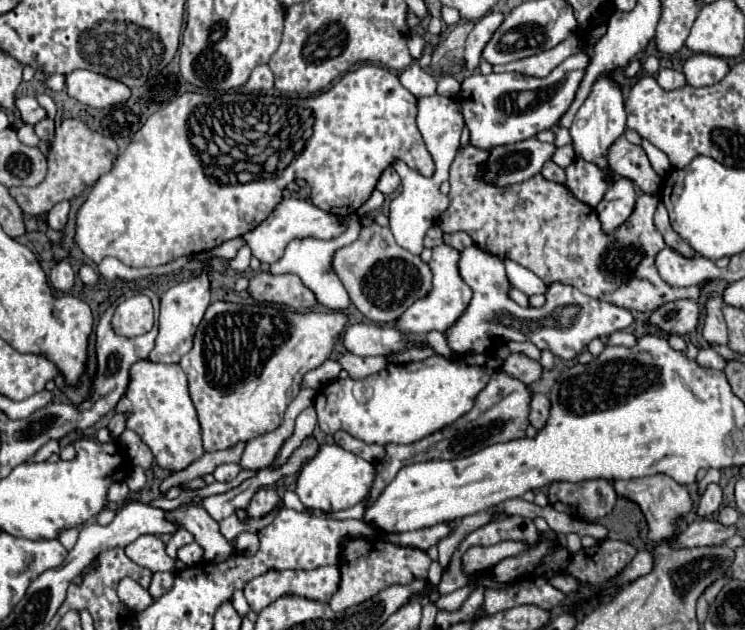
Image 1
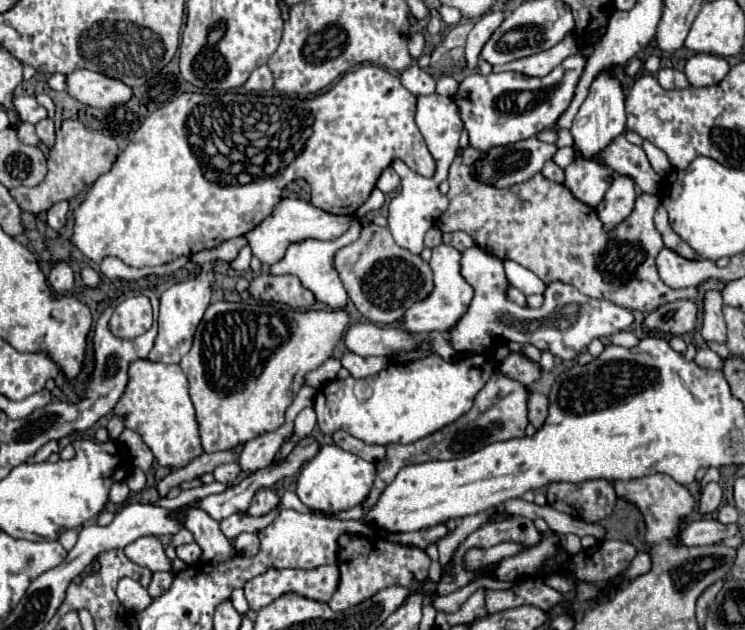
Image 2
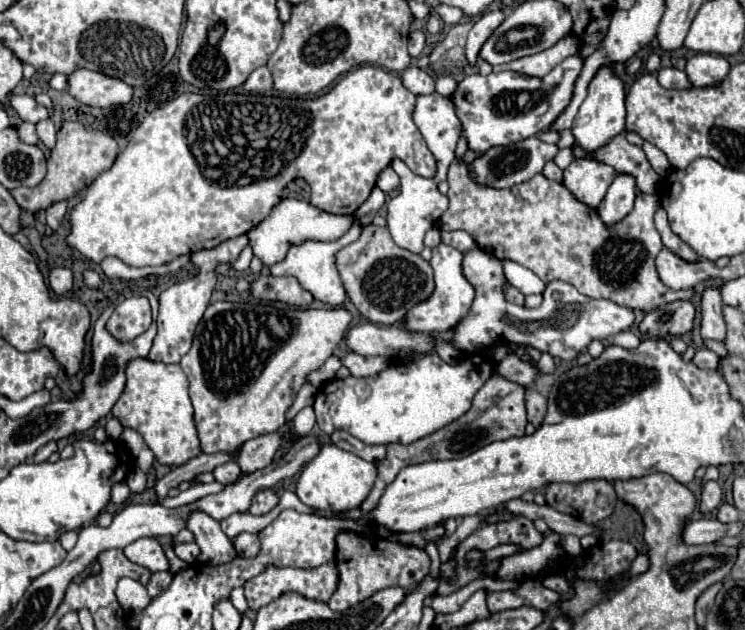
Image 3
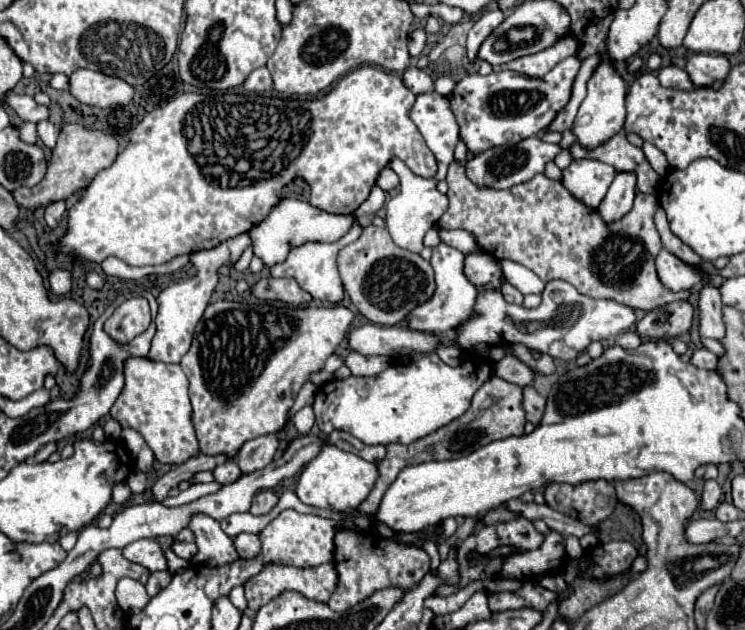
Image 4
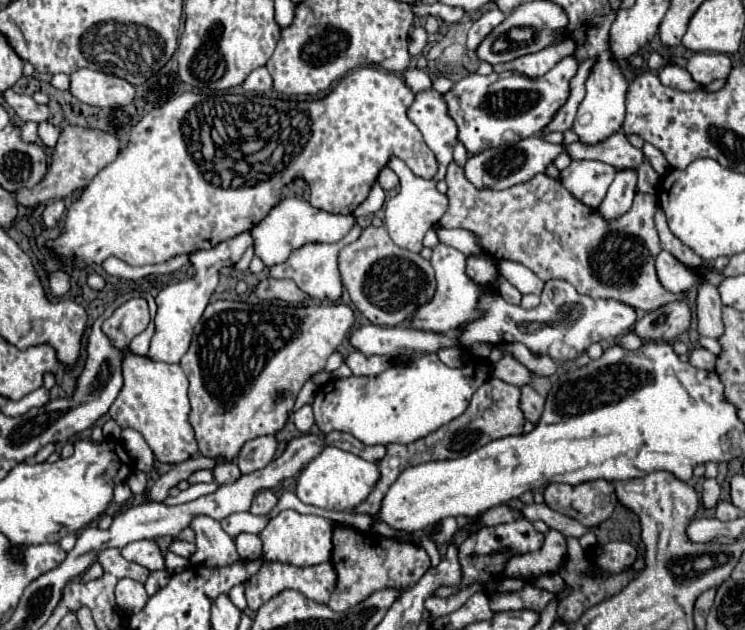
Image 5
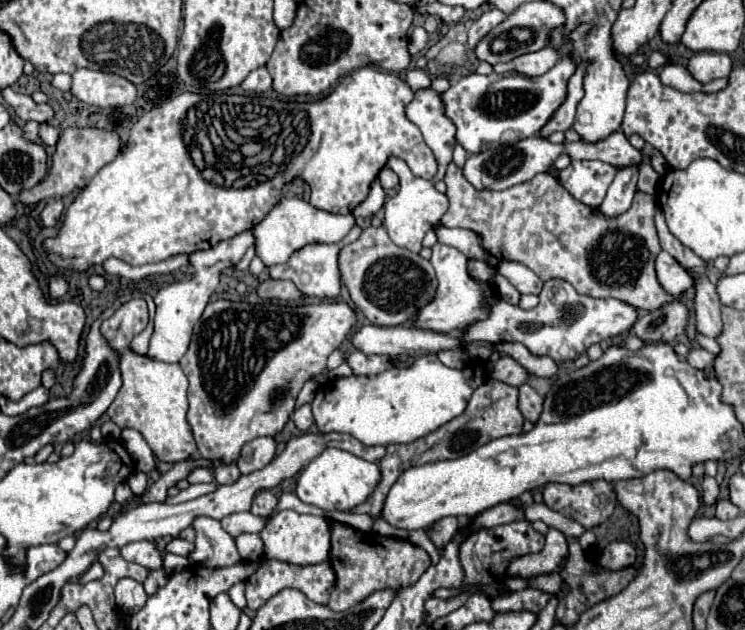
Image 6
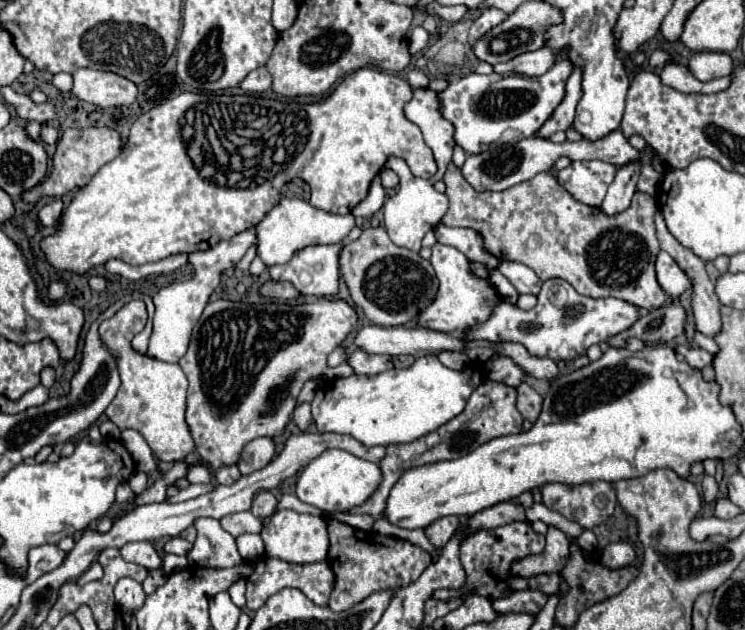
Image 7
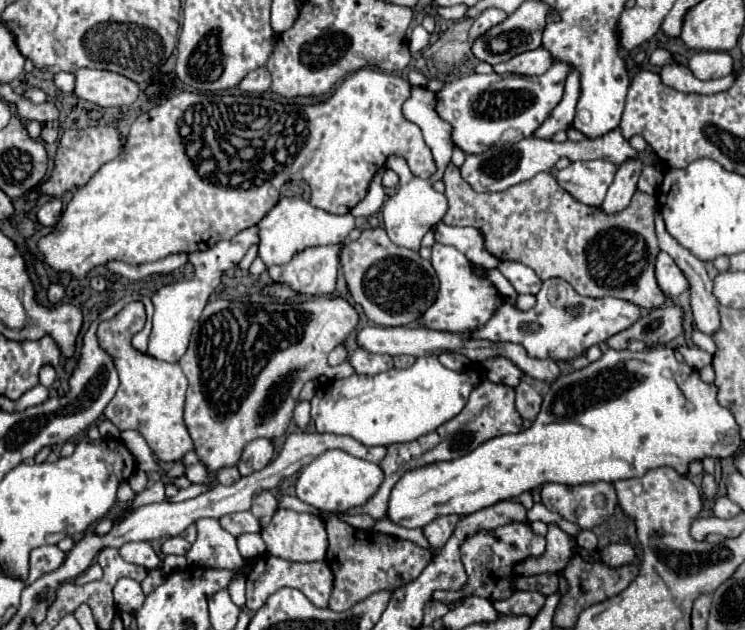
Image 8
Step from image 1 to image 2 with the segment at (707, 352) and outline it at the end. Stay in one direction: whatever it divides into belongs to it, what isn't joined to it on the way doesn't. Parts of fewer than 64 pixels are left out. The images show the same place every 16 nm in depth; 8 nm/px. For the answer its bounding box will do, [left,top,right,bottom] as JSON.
[694,348,724,370]

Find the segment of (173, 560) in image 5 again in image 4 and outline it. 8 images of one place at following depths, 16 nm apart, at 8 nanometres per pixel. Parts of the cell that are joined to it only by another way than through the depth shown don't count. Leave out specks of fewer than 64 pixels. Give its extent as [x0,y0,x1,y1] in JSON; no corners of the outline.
[165,549,190,575]

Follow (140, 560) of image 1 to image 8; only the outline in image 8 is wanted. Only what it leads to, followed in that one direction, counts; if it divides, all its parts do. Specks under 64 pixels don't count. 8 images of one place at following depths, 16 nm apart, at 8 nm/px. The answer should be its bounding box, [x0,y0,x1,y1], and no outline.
[120,542,162,570]

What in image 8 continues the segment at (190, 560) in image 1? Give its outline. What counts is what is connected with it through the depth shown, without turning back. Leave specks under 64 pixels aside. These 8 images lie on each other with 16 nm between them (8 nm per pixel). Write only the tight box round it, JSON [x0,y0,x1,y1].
[162,536,192,556]

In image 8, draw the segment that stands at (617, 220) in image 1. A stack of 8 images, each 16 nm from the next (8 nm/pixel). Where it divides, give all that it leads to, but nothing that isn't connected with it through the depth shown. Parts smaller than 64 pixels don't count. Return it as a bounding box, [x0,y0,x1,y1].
[600,160,642,214]

